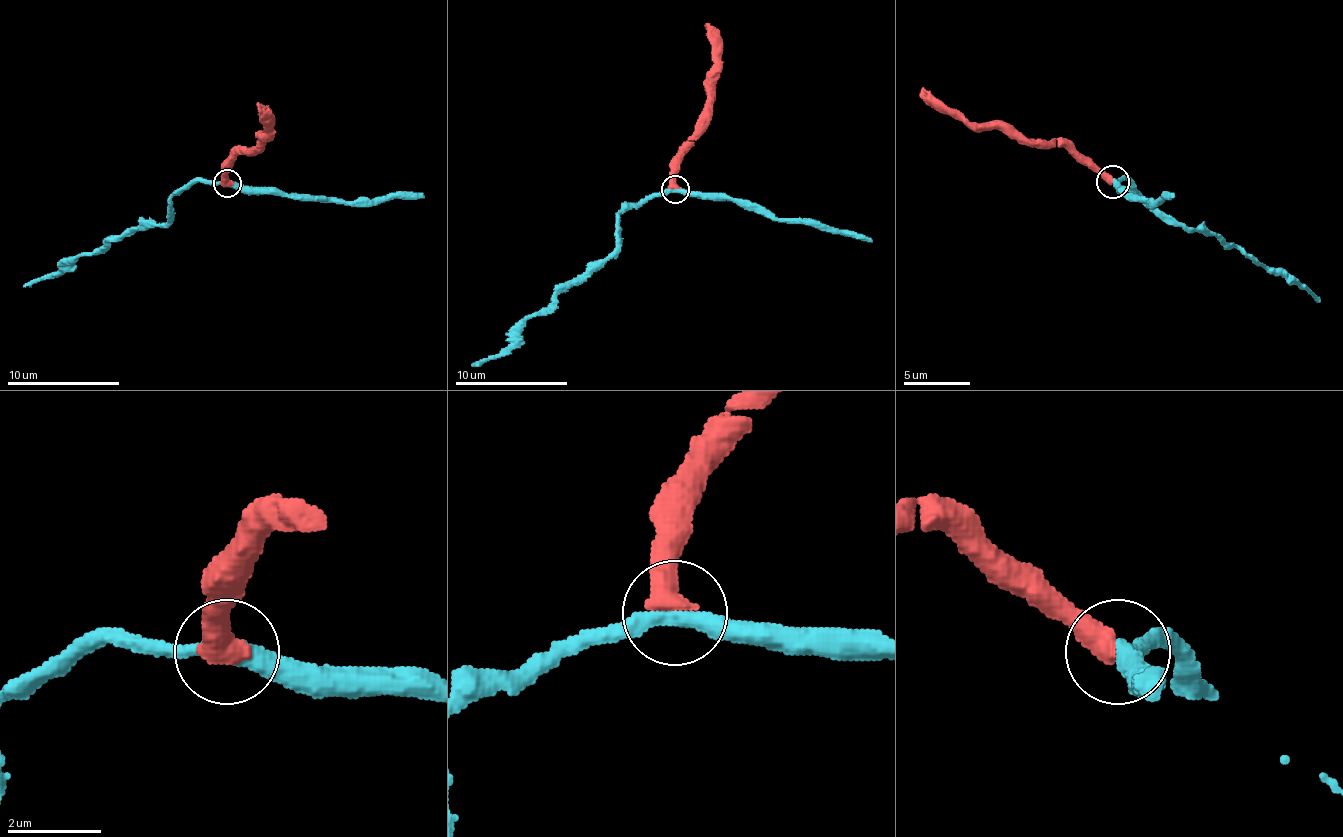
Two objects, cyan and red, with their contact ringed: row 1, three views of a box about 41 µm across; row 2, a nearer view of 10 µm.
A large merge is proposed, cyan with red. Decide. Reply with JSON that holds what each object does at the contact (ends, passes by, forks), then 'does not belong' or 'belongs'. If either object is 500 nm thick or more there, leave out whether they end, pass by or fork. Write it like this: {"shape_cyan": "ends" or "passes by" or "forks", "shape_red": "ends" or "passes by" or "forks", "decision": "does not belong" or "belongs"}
{"decision": "belongs"}

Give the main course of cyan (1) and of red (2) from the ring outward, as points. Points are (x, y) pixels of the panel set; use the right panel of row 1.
1: (1112, 180), (1129, 184), (1188, 230), (1218, 233), (1258, 263), (1284, 270), (1320, 303)
2: (1112, 180), (1079, 161), (1066, 147), (1023, 141), (996, 128), (970, 128), (920, 88)

